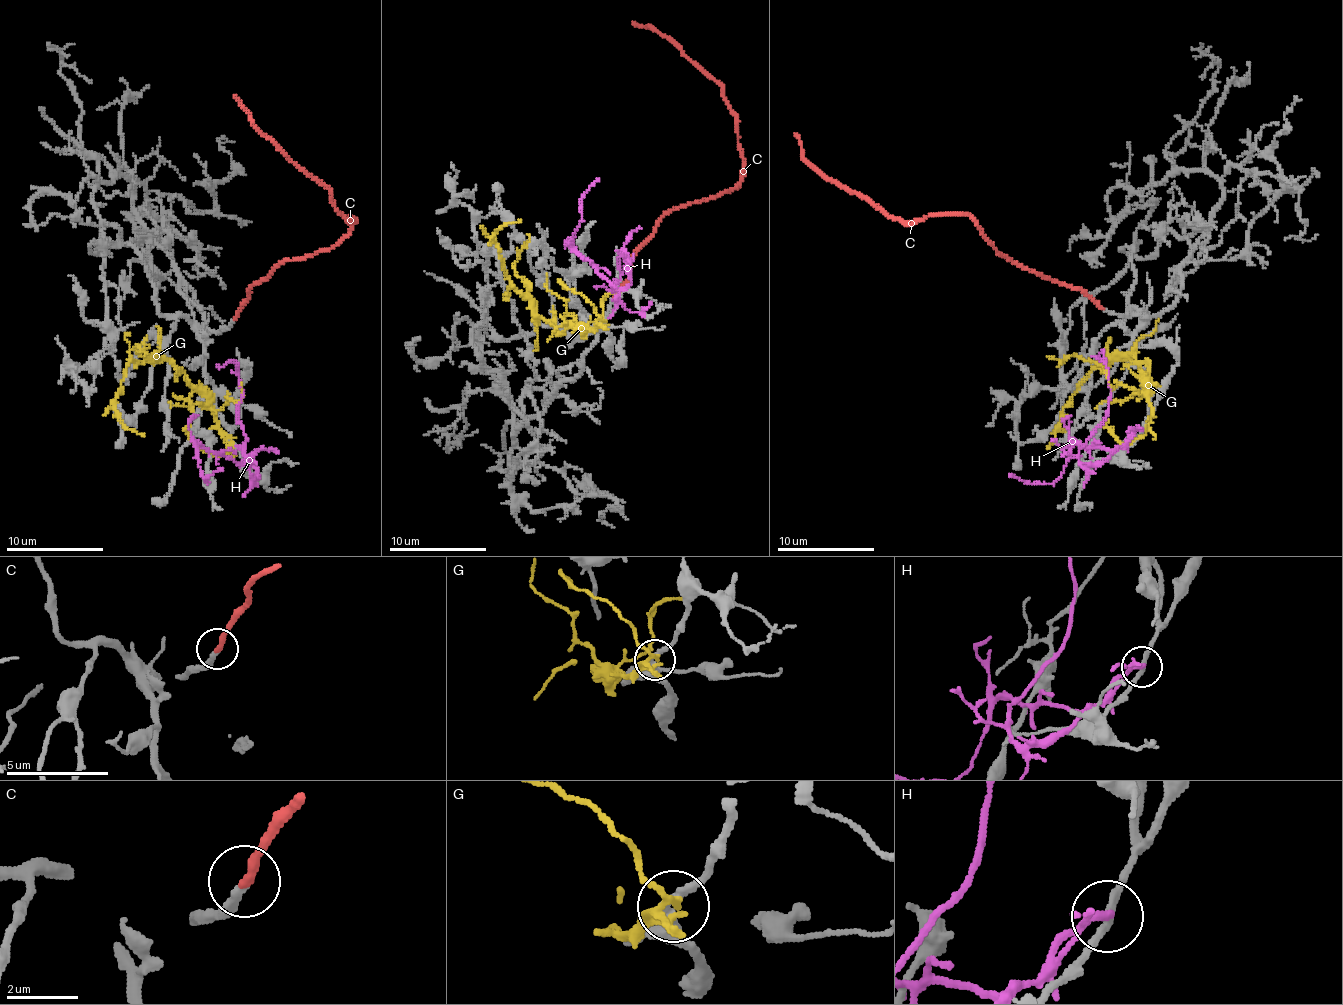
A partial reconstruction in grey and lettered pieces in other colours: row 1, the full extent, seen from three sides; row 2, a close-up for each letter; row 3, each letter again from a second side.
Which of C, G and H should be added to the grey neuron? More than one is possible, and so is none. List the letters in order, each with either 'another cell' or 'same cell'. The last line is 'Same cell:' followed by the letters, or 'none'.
C: same cell
G: another cell
H: another cell
Same cell: C

